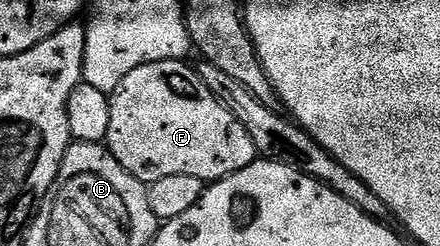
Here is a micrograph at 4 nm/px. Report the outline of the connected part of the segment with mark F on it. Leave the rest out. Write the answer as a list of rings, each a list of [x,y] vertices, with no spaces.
[[[170,59],[141,65],[133,69],[133,73],[129,73],[110,96],[109,133],[105,146],[121,166],[144,185],[161,181],[161,177],[178,177],[180,173],[185,173],[185,177],[197,177],[204,185],[210,185],[256,162],[253,137],[245,133],[244,120],[229,113],[229,109],[209,93],[198,70],[189,64],[181,59]]]

